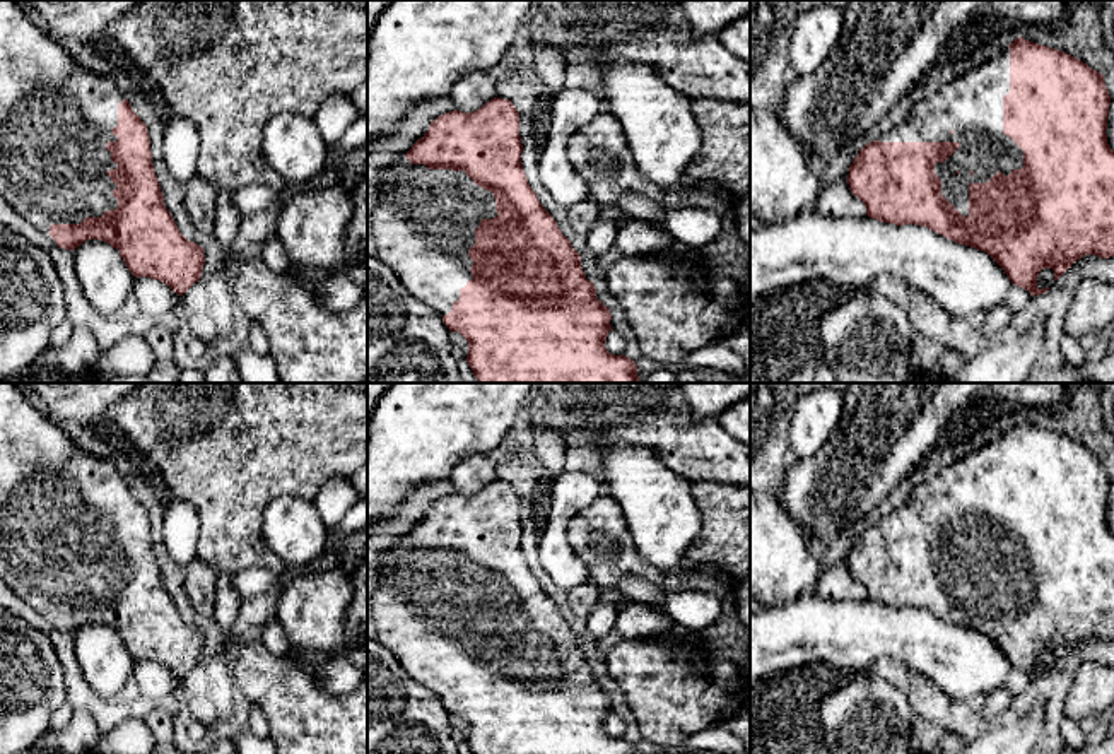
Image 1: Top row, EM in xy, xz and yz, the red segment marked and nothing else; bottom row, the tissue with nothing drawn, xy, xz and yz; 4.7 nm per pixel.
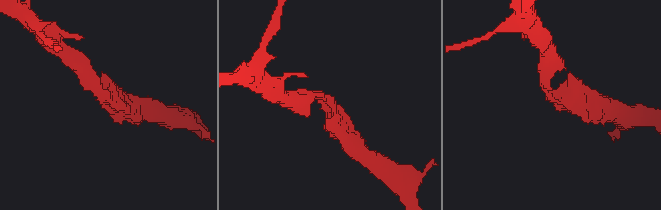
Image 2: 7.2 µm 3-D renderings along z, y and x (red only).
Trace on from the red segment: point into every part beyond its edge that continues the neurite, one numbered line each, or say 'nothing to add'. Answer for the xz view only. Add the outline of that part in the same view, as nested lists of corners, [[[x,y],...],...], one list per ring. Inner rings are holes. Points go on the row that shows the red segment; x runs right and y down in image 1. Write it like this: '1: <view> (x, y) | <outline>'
1: xz (424, 224) | [[[403,156],[388,166],[379,183],[379,202],[371,215],[374,255],[415,299],[444,316],[460,299],[460,289],[473,279],[468,250],[475,244],[475,229],[482,219],[494,217],[494,193],[475,185],[465,171],[429,169]]]

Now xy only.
1: xy (55, 115) | [[[0,0],[0,195],[53,244],[51,224],[80,224],[118,207],[106,174],[118,164],[106,144],[118,140],[111,130],[123,99],[114,82],[77,63],[15,0]]]

